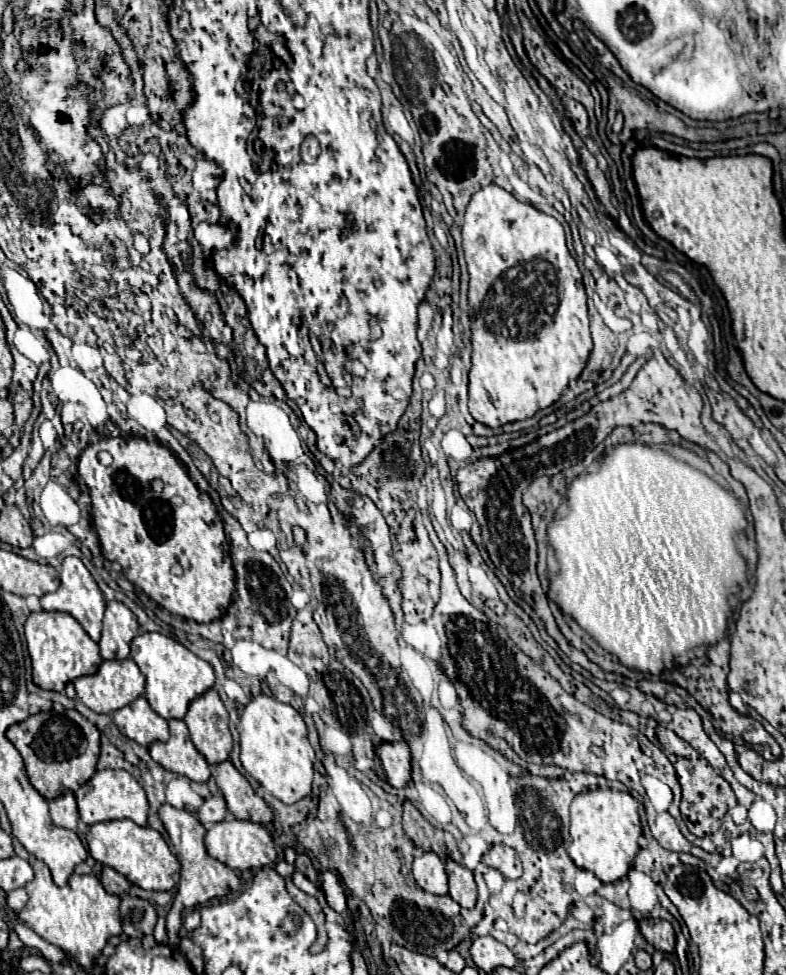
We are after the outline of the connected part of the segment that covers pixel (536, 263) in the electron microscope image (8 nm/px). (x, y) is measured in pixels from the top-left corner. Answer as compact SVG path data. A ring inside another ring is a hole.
M497 184L483 186L467 204L461 228L463 252L469 268L469 308L473 366L469 370L469 412L491 428L531 418L537 410L559 400L571 378L579 378L593 348L587 296L575 258L565 244L561 222L519 202Z

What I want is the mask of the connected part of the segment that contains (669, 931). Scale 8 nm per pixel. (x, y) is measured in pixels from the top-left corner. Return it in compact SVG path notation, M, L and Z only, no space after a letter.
M641 918L639 930L645 936L645 940L655 946L661 952L673 952L675 948L675 932L673 926L667 920L659 918Z

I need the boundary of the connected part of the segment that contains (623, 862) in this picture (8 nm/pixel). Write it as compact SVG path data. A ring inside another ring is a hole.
M609 788L579 792L571 804L571 844L567 846L571 860L579 868L593 872L605 884L627 876L639 850L641 820L637 808L639 802L629 792Z

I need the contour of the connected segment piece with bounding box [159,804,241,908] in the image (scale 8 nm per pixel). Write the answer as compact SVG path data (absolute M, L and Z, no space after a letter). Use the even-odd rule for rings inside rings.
M163 804L159 810L159 816L165 824L165 830L169 835L169 845L175 854L177 860L181 864L181 884L177 890L177 898L183 902L185 908L195 908L205 904L211 898L221 898L229 892L237 892L241 886L241 880L237 876L237 872L229 866L225 866L223 862L211 858L205 850L205 828L203 824L187 810L177 810L171 804Z

